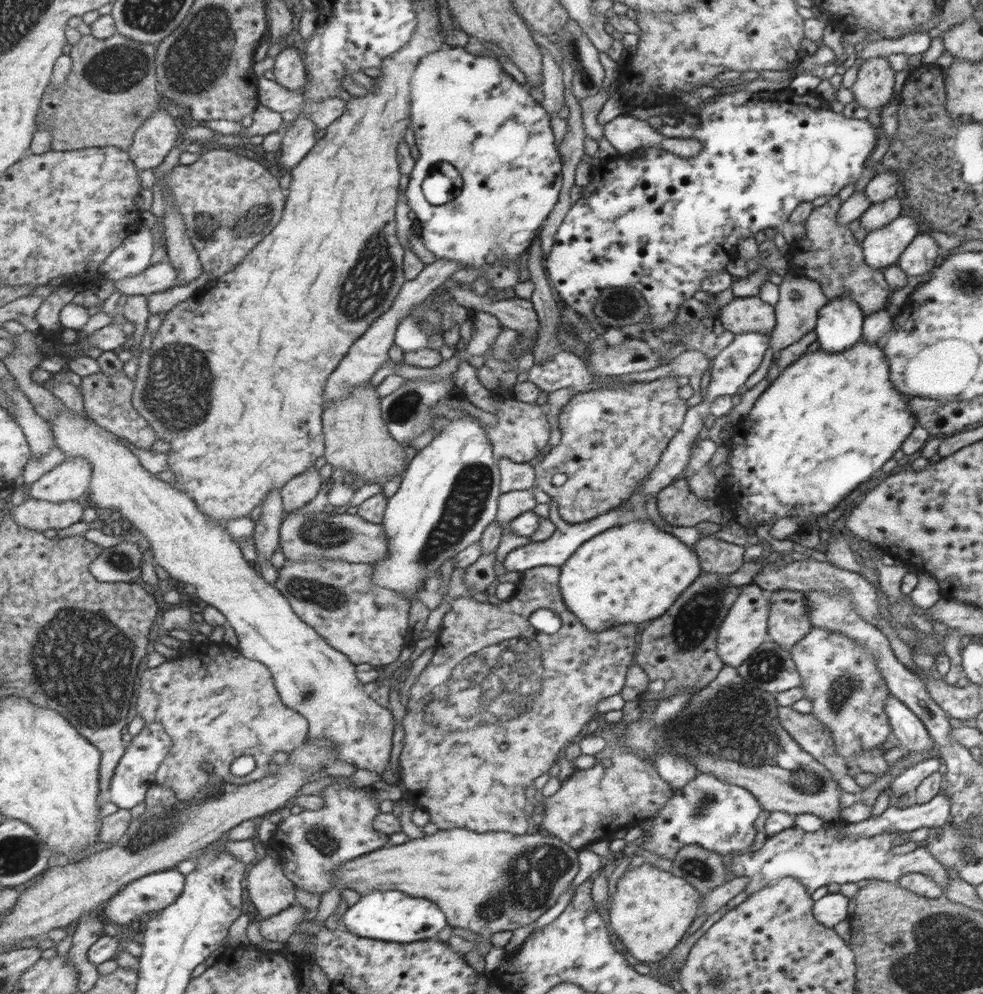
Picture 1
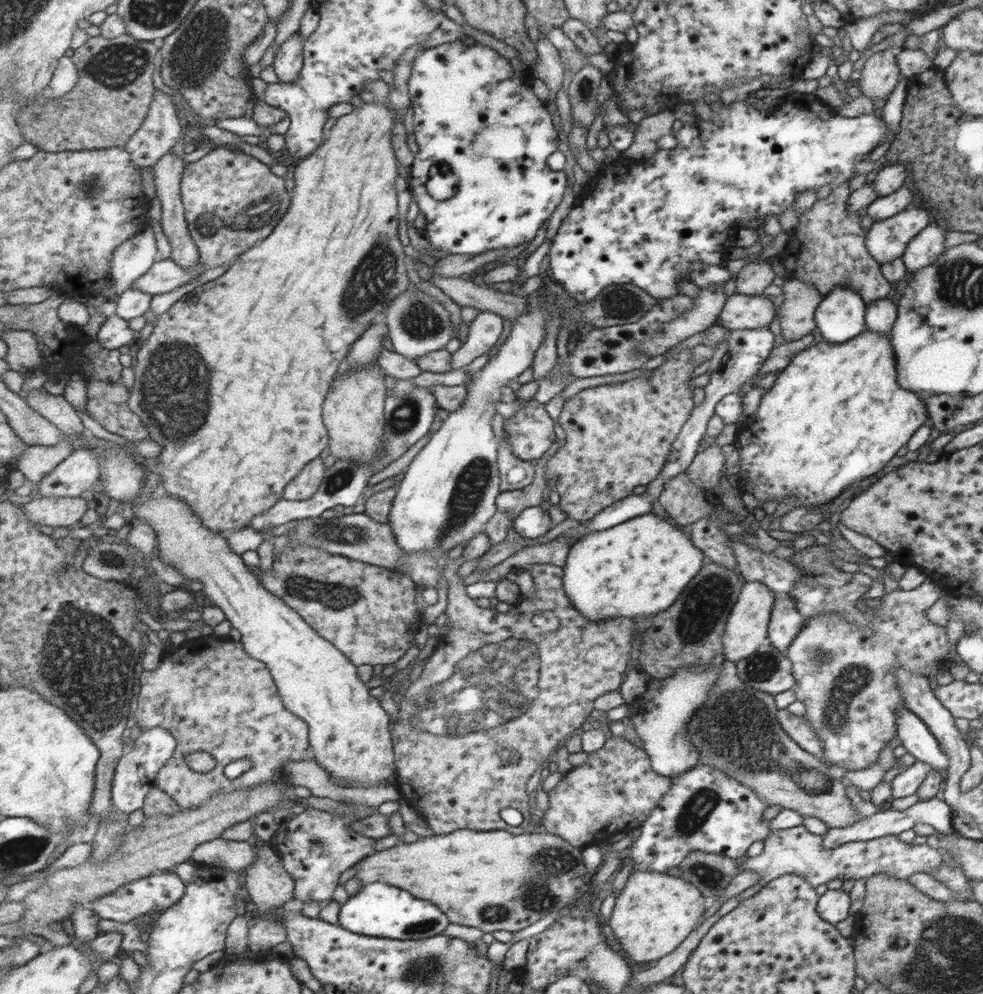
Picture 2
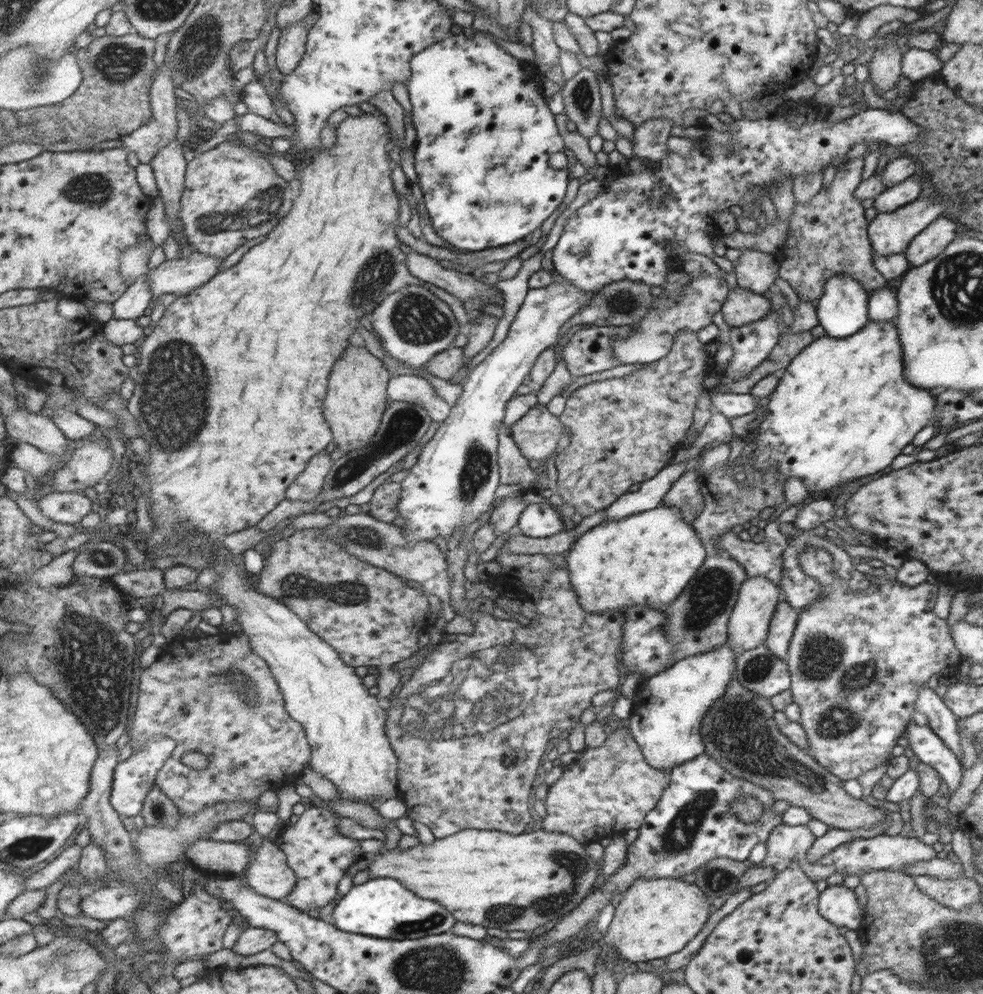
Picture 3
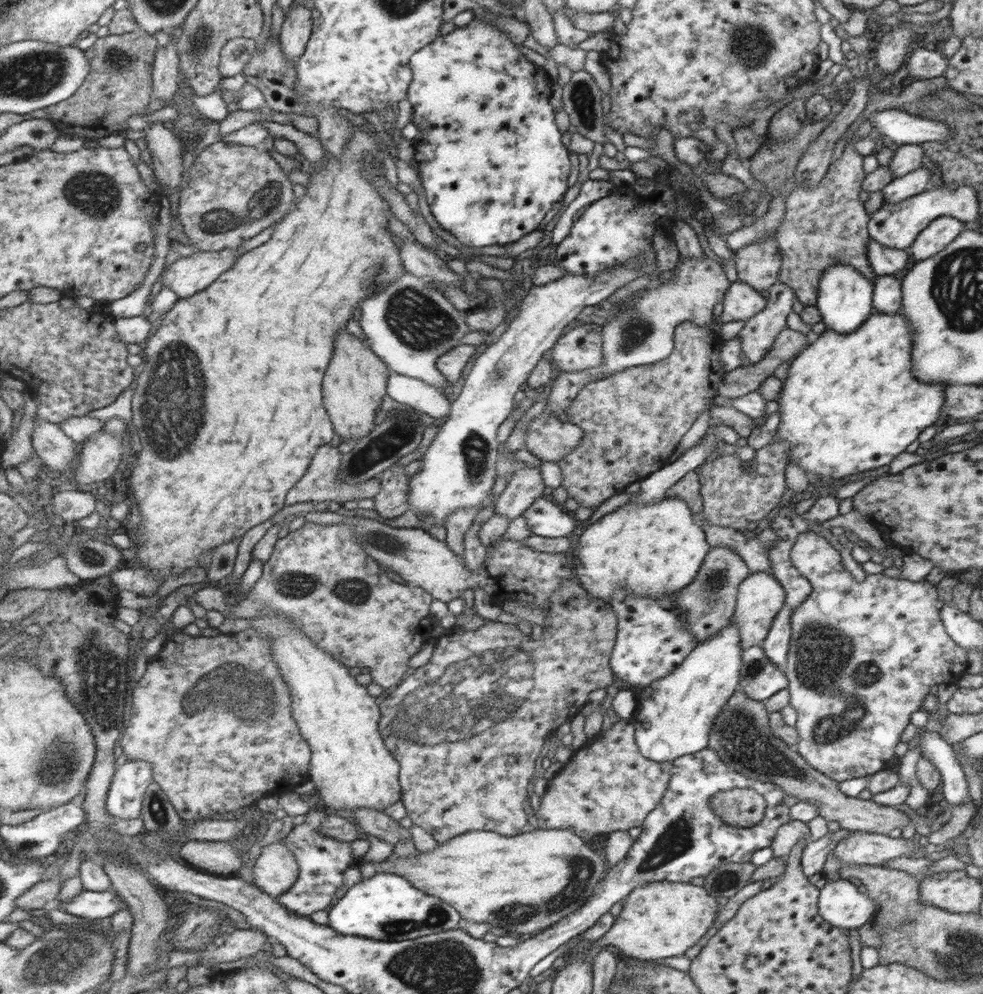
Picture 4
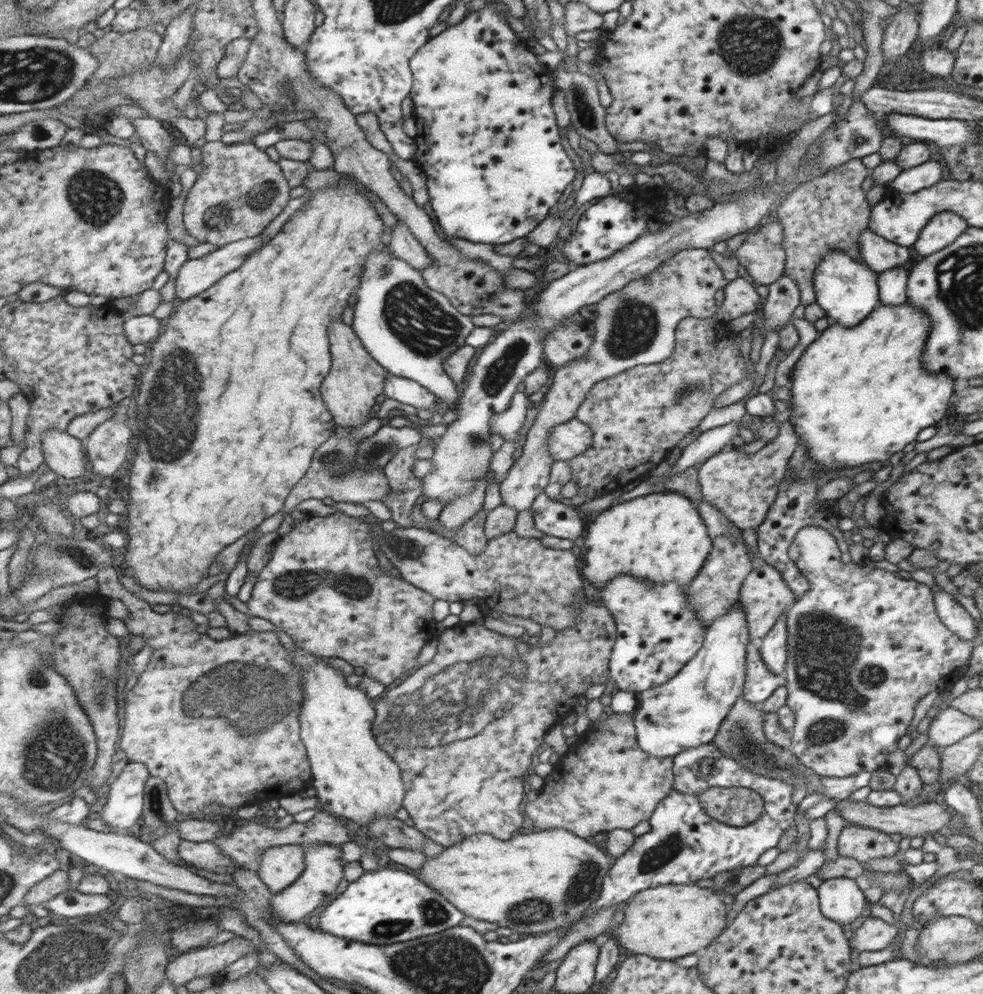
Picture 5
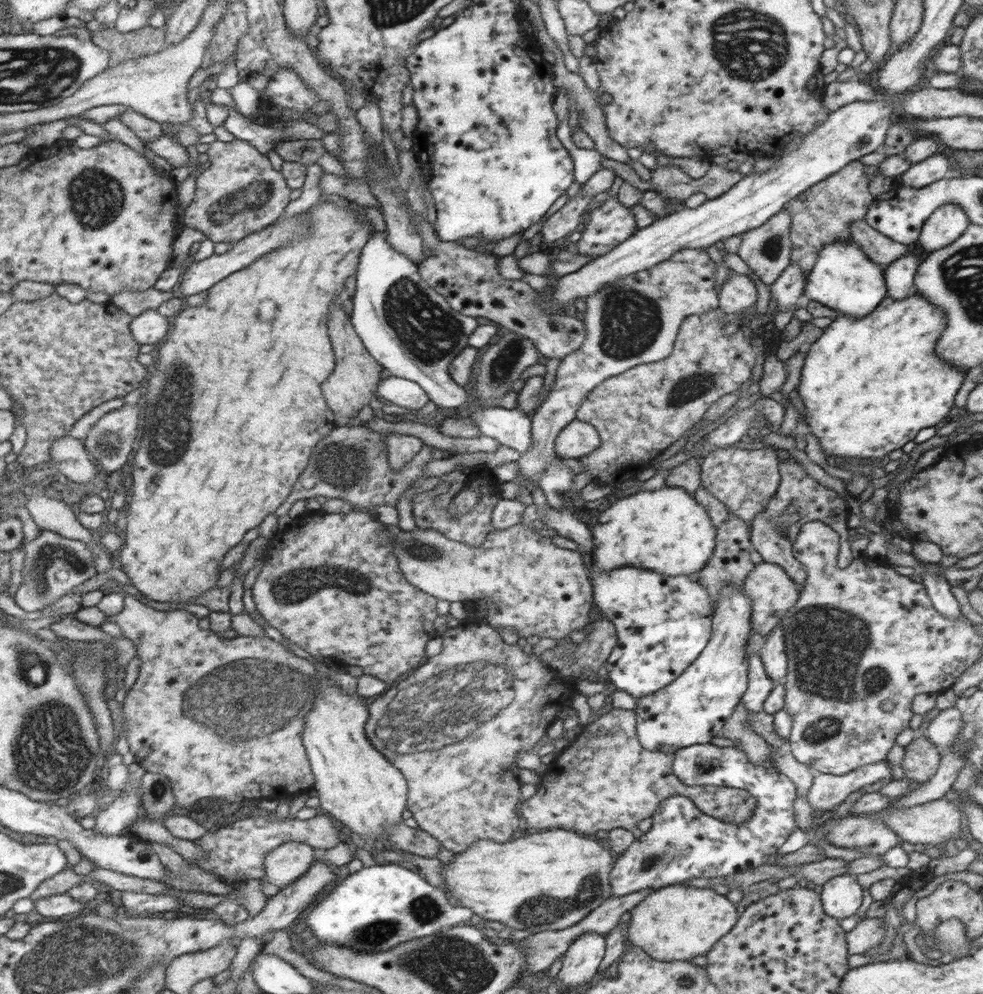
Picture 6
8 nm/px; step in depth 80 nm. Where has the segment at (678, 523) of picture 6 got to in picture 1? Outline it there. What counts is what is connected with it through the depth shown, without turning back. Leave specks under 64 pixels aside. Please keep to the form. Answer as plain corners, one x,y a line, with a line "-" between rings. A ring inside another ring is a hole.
638,520
608,528
589,538
575,549
560,568
558,587
567,610
575,614
579,623
593,633
601,633
609,629
609,626
623,624
643,627
658,619
677,602
678,596
697,578
697,572
701,571
695,554
685,544
681,544
671,534
657,530
652,522
646,524

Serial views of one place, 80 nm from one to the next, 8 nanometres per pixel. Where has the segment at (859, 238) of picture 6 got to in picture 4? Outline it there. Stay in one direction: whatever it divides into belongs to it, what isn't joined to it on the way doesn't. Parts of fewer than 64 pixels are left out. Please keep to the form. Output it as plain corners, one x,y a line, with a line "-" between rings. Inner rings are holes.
869,239
866,243
866,256
869,258
870,267
878,276
895,274
905,268
907,264
907,250
901,248
887,248

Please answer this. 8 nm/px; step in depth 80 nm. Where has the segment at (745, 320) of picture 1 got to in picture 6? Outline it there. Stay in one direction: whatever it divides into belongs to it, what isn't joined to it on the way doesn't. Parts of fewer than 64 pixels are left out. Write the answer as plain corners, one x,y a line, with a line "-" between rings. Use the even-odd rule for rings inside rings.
739,274
727,277
719,291
719,308
723,312
742,312
748,309
757,300
754,284

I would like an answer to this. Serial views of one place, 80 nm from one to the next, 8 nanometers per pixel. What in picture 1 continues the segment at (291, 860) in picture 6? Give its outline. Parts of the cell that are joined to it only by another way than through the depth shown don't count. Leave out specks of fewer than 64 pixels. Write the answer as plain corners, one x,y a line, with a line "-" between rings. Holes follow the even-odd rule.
271,855
257,861
247,877
248,894
263,919
287,910
295,902
294,883
284,871
283,863

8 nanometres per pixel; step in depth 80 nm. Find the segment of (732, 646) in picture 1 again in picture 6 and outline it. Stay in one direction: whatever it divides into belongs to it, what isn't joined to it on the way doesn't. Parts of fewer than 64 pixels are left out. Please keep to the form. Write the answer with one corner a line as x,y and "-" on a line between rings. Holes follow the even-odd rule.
763,561
755,564
741,587
746,597
751,599
750,629
761,632
763,636
769,634
781,623
786,613
794,607
798,600
798,585
790,579
785,569
774,562

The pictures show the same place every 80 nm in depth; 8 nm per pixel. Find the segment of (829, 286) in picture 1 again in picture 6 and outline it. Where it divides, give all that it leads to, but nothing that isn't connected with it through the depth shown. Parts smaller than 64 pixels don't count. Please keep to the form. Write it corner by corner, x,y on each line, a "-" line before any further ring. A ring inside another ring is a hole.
857,159
826,179
812,184
785,204
786,211
790,213
790,262
800,268
803,279
806,280
809,271
813,270
815,259
826,244
851,239
850,227
856,220
865,219
867,207
873,202
868,182
863,164

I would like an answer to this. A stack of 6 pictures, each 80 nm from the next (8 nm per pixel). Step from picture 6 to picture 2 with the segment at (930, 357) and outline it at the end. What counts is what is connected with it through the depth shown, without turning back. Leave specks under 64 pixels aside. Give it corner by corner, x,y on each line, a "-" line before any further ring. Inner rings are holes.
864,330
861,335
841,344
829,344
825,340
813,343
805,350
798,352
790,363
777,372
777,378
773,385
762,394
757,410
751,415
750,422
737,431
734,447
738,452
738,466
747,474
745,481
751,484
751,496
761,504
773,501
776,507
781,504
785,496
795,495
797,507
821,507
829,500
833,501
835,496
839,496
841,490
851,486
853,482
862,481
871,474
879,475
879,470
895,456
895,452
909,442
911,435
925,424
928,415
926,403
923,395
905,390
897,382
897,367
895,367
895,356
890,345
890,339
885,332
873,332

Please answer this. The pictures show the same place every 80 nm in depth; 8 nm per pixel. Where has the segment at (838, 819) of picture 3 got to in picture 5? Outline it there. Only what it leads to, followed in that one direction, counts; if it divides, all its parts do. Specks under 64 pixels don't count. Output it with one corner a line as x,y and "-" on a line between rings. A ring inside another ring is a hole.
739,696
730,706
725,718
719,723
715,740
713,739
710,743
719,748
725,754
725,757
739,762
739,765
746,768
749,772
759,776
766,776
767,778
782,780
785,784
790,784
790,786
794,786
792,776
798,774
798,776
804,778
804,789
807,793
820,792
822,790
822,777
806,766
799,764
797,758
792,756
790,752
783,752
782,747
767,739
763,730
764,713
758,705
-
850,799
838,800
832,810
838,812
847,821
848,824
856,824
857,826
864,826
869,830
875,830
886,834
901,834
903,837
915,838
925,834
939,834
942,826
949,822
949,813
941,804
933,802
926,802
915,806
907,806
897,804
892,807
876,807
870,805
867,801
851,801

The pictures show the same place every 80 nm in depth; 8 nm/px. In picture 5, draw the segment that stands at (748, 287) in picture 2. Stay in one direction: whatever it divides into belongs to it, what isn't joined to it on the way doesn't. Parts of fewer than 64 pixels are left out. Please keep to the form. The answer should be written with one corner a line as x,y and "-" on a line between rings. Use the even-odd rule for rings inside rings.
772,219
761,225
733,251
753,282
763,286
775,283
785,271
786,253
782,248
782,225

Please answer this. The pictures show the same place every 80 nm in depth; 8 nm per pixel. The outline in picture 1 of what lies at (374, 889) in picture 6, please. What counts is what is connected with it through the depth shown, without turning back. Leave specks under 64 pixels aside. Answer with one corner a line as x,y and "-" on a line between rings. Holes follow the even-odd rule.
374,890
369,894
361,895
361,899
349,907
344,914
344,923
348,930
357,936
385,942
411,943
421,941
421,938
435,937
439,930
445,928
445,916
429,900
411,898
397,890
391,890
391,892

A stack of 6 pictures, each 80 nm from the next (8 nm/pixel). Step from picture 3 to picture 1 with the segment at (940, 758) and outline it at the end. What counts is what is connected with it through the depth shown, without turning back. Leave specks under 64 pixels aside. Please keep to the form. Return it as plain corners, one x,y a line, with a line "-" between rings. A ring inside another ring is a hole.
893,695
886,696
885,713
890,719
891,732
903,751
931,754
933,741
923,723

